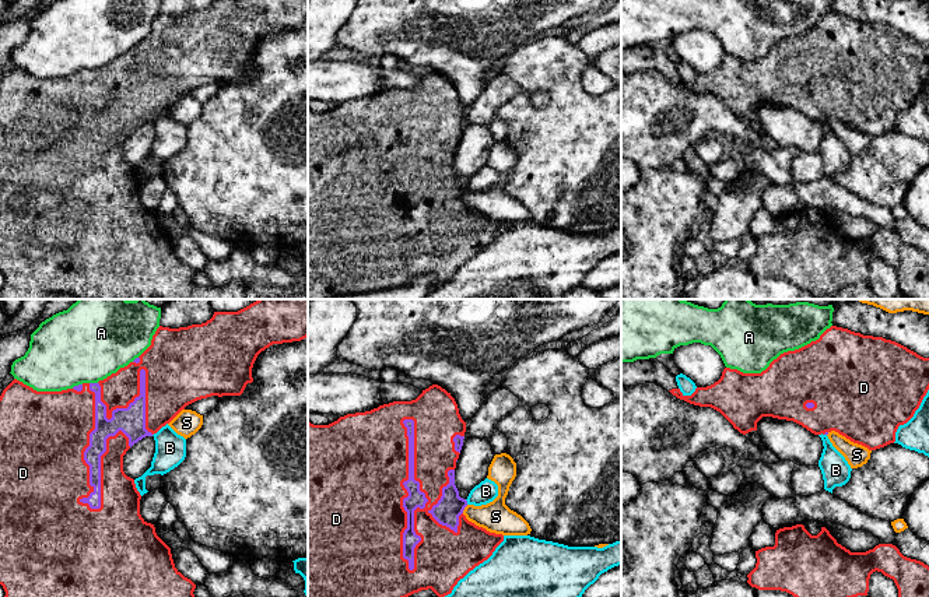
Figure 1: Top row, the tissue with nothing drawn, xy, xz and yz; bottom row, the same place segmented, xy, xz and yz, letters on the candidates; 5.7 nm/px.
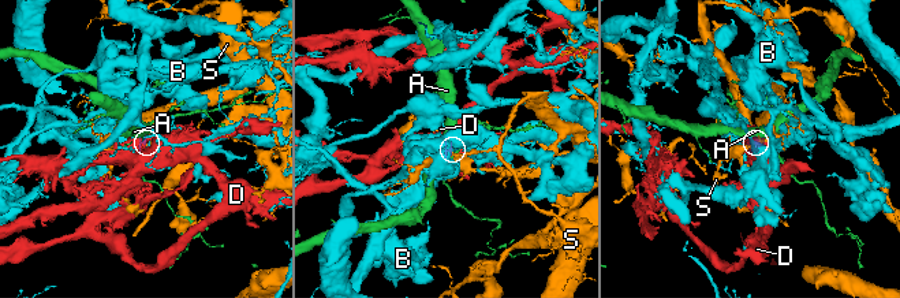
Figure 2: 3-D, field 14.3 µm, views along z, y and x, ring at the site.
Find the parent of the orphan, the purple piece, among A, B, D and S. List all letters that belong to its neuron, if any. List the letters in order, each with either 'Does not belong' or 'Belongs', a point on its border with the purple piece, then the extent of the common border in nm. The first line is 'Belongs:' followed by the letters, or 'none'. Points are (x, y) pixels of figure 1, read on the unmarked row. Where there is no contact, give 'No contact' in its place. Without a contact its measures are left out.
Belongs: D
A: Does not belong. Touches purple at xy (94, 70). Shared border 50 nm
B: Does not belong. Touches purple at xz (466, 189). Shared border 40 nm
D: Belongs. Touches purple at xz (409, 182). Shared border 900 nm
S: Does not belong. Touches purple at xz (463, 196). Shared border 60 nm

